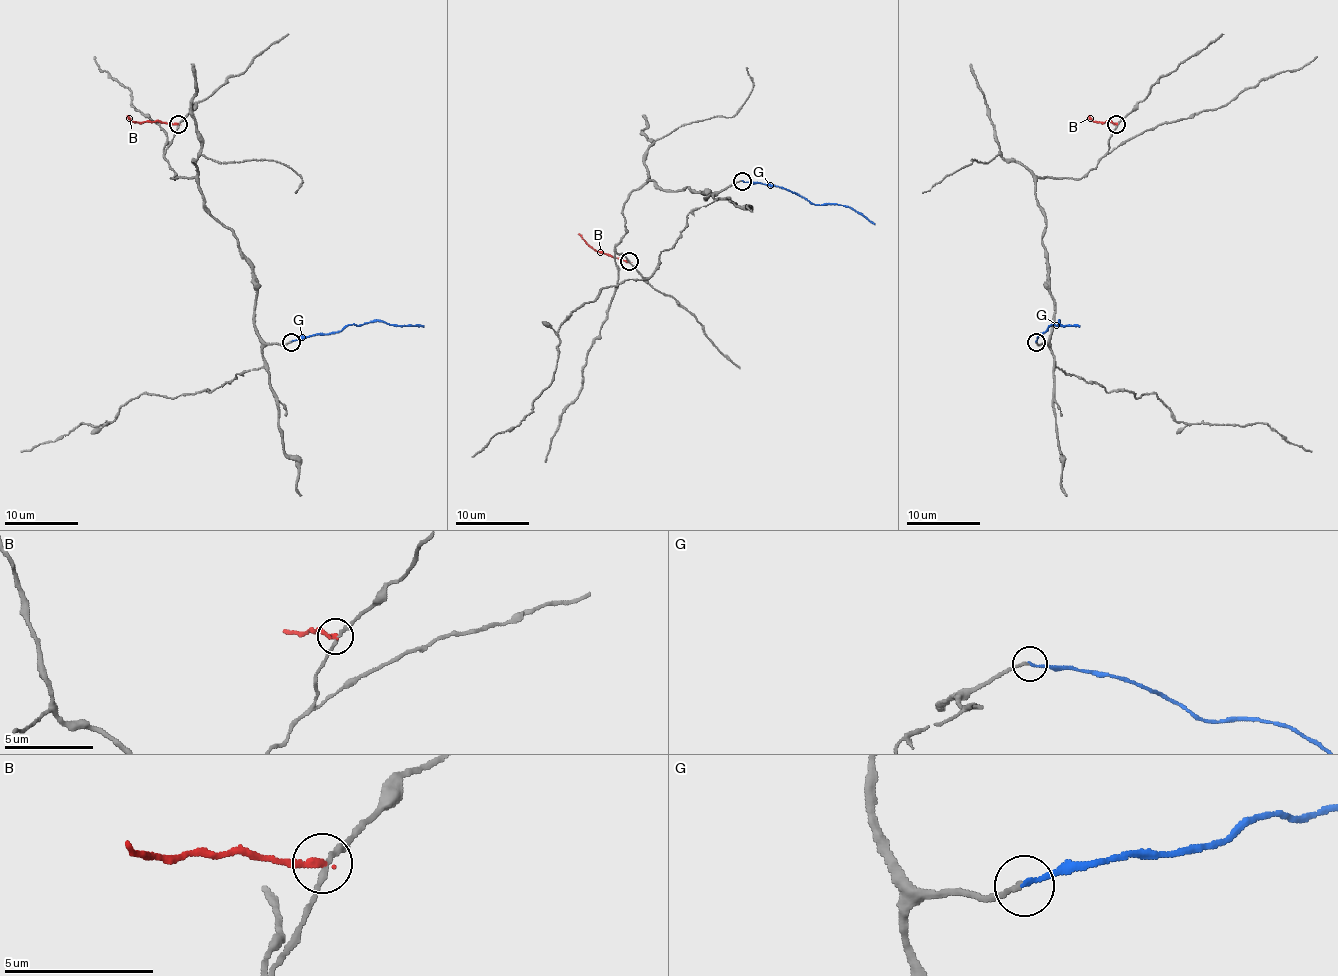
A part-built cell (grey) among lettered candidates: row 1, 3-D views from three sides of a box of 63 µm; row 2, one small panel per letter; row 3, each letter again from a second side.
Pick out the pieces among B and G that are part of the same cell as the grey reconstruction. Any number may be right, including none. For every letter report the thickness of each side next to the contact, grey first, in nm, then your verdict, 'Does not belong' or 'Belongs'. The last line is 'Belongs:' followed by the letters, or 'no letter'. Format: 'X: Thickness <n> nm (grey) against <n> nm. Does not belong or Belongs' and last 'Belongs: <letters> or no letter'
B: Thickness 160 nm (grey) against 240 nm. Does not belong
G: Thickness 150 nm (grey) against 140 nm. Belongs
Belongs: G

